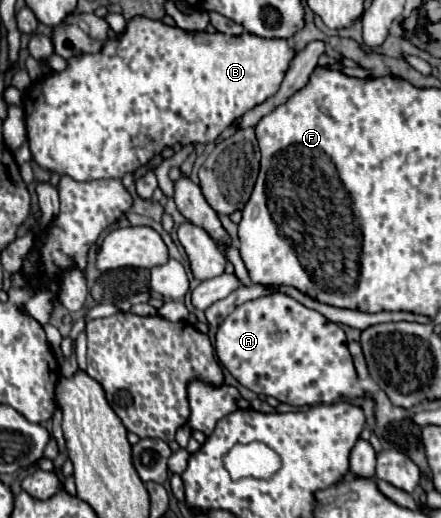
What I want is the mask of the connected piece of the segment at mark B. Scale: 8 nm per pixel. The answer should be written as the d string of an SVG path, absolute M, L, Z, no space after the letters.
M135 17L127 23L127 31L119 39L109 39L99 53L69 59L65 71L47 73L47 79L35 81L23 93L33 159L47 171L91 181L133 173L153 155L177 143L211 143L245 111L277 93L295 53L285 39L261 39L247 31L239 37L187 33L161 21Z

